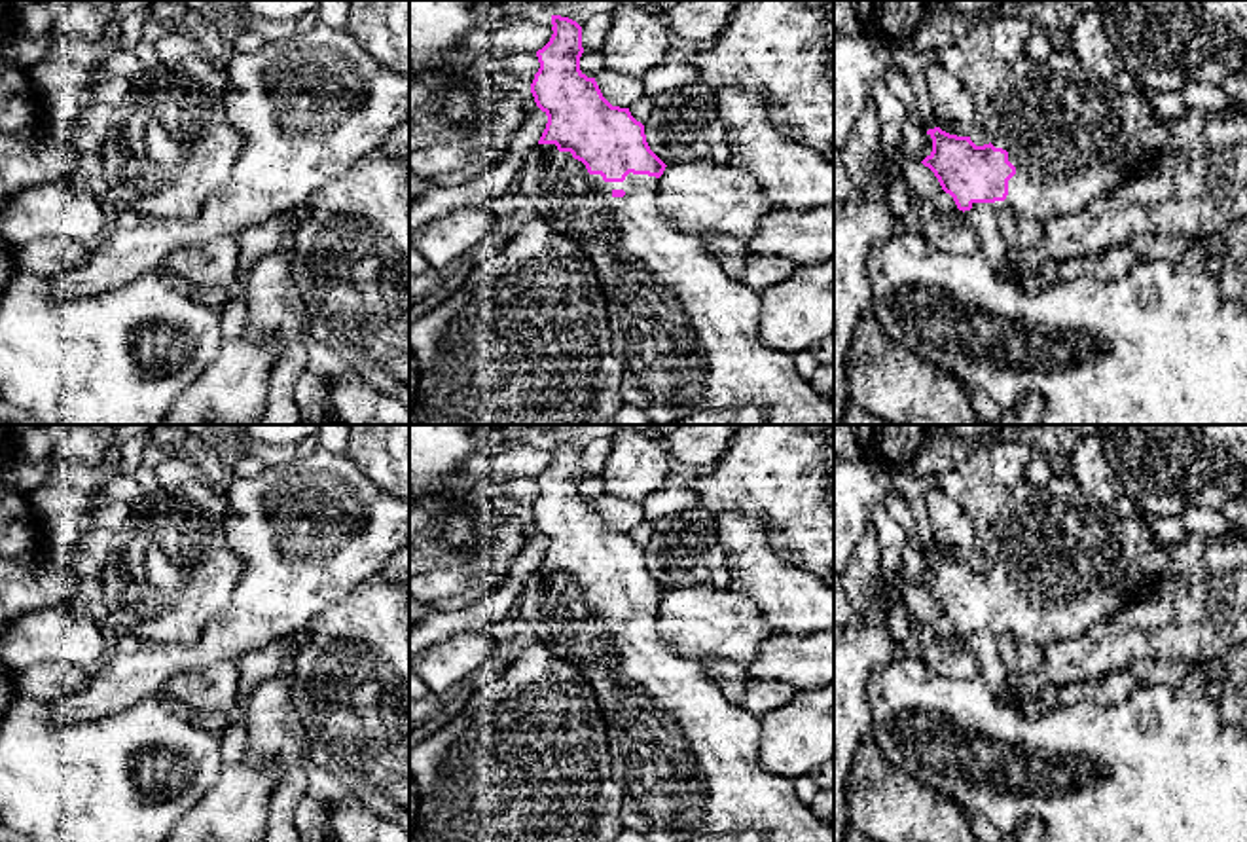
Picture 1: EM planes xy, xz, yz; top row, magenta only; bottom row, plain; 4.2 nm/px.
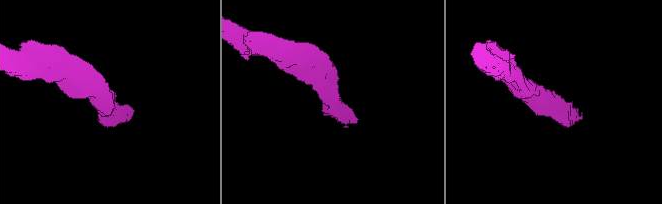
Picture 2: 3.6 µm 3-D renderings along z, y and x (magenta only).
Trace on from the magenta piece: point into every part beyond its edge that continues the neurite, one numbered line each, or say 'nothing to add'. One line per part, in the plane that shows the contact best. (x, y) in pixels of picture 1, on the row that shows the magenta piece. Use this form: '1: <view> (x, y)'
1: xz (685, 330)

